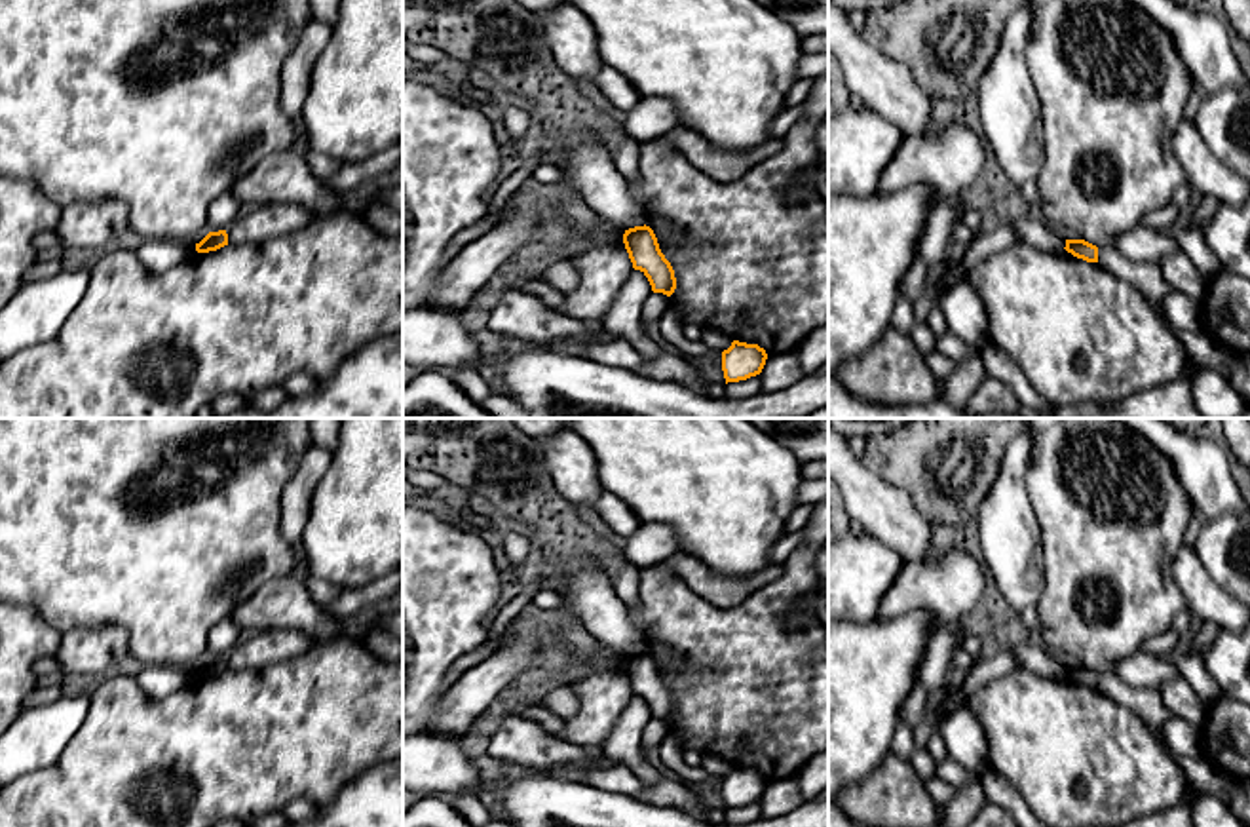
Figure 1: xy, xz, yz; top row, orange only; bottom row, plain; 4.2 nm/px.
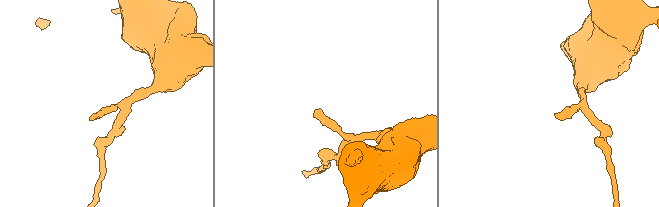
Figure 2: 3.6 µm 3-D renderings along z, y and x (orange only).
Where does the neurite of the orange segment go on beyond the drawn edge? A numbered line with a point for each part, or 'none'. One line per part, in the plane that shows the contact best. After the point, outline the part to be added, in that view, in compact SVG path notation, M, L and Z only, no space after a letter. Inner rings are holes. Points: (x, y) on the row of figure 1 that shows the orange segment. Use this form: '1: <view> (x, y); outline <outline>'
none

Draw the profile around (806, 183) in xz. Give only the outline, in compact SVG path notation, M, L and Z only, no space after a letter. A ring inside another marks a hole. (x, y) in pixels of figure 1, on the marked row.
M817 165L796 175L796 181L788 190L788 200L798 205L809 194L817 194Z

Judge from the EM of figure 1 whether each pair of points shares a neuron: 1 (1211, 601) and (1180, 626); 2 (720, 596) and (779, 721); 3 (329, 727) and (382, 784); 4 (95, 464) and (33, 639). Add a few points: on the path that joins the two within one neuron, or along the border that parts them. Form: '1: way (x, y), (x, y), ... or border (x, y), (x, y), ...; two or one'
1: border (1188, 607), (1195, 616); two
2: border (764, 584), (730, 607), (717, 607), (686, 586); two
3: border (382, 763), (356, 774), (335, 799); two
4: border (19, 603), (29, 605), (61, 634); two

